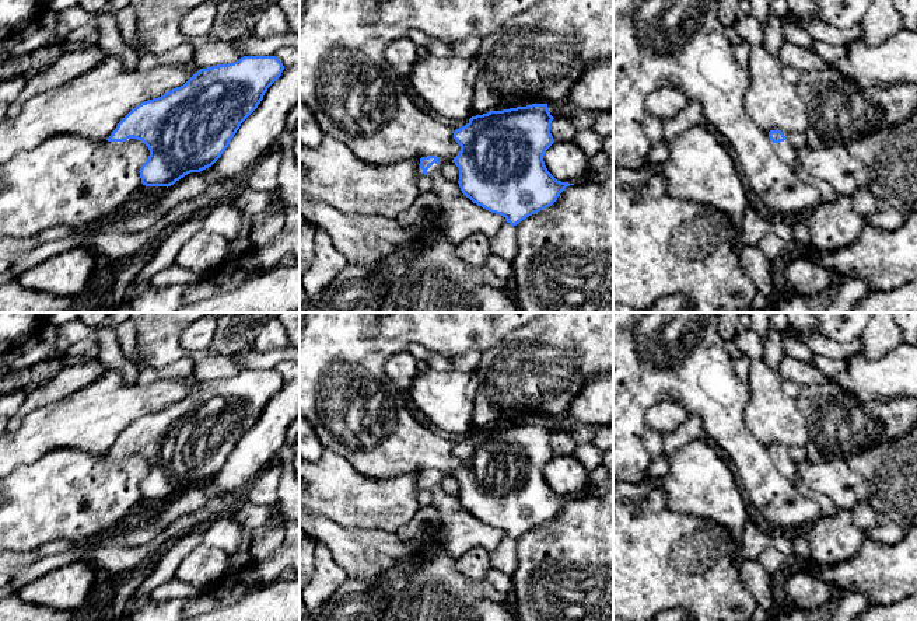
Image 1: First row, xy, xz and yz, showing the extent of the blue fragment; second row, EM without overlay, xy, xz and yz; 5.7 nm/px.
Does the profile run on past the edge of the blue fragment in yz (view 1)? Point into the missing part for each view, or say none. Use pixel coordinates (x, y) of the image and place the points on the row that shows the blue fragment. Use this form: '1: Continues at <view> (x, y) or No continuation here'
1: Continues at yz (784, 150)

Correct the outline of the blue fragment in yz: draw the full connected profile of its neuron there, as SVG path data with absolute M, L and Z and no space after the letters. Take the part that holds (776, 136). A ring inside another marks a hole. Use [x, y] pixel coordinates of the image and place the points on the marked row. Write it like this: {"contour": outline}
{"contour": "M770 130L769 137L780 160L783 160L787 165L792 168L792 165L798 160L798 156L797 149L788 142L788 133L784 133L781 130Z"}

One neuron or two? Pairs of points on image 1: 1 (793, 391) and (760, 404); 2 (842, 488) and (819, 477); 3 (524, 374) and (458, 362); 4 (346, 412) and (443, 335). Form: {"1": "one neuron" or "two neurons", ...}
{"1": "two neurons", "2": "one neuron", "3": "two neurons", "4": "one neuron"}

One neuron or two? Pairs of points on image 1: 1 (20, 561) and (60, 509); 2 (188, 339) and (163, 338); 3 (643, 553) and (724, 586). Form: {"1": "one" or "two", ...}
{"1": "two", "2": "two", "3": "one"}

